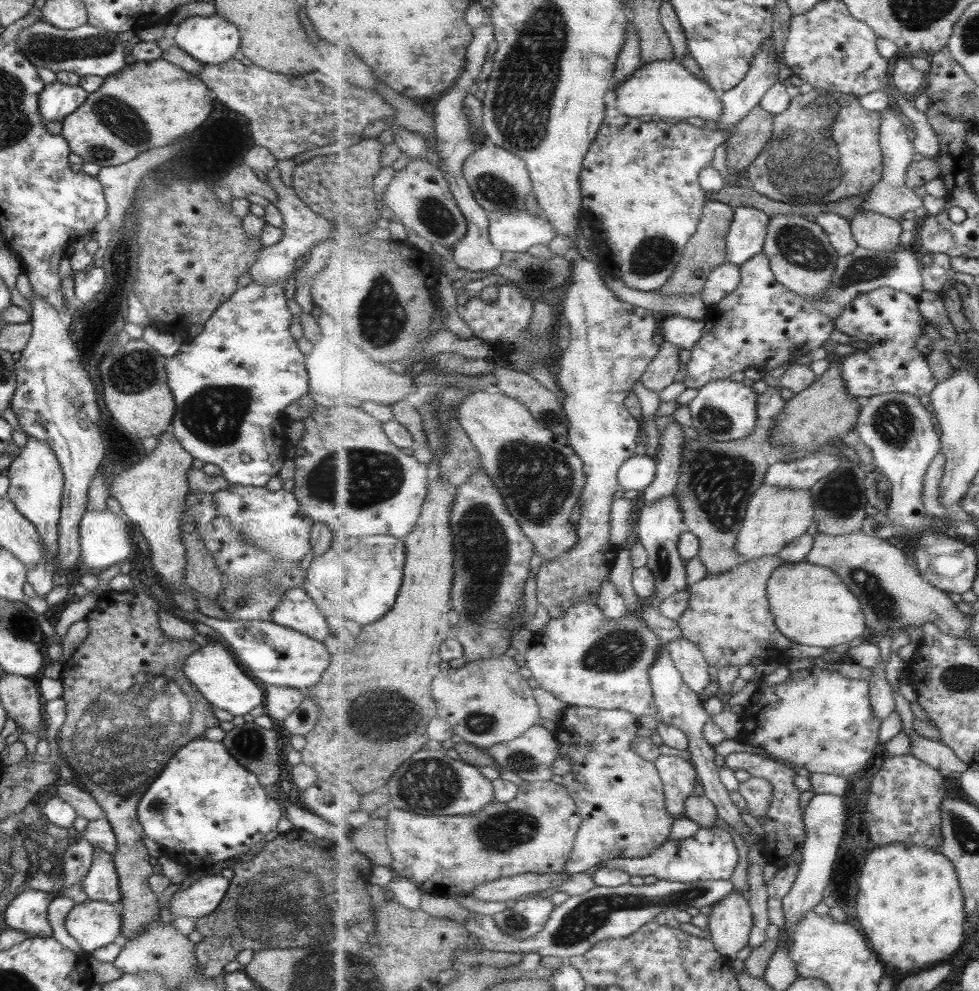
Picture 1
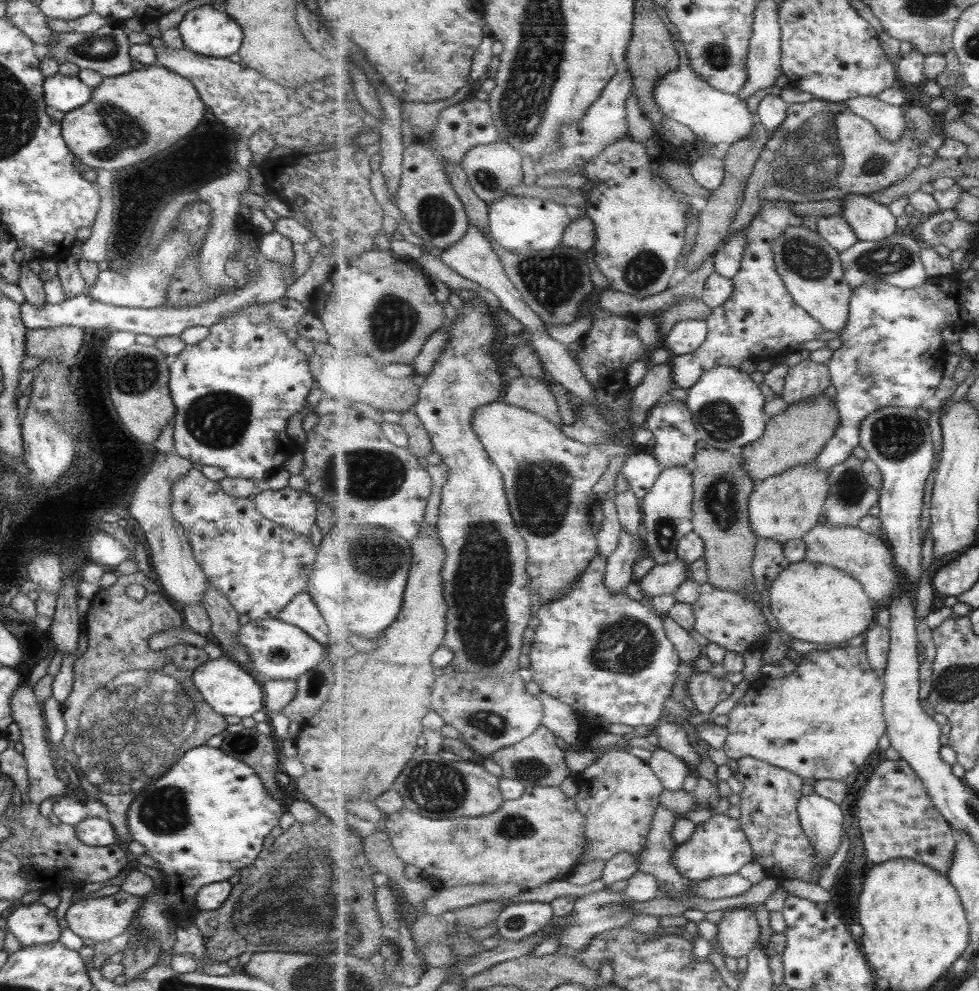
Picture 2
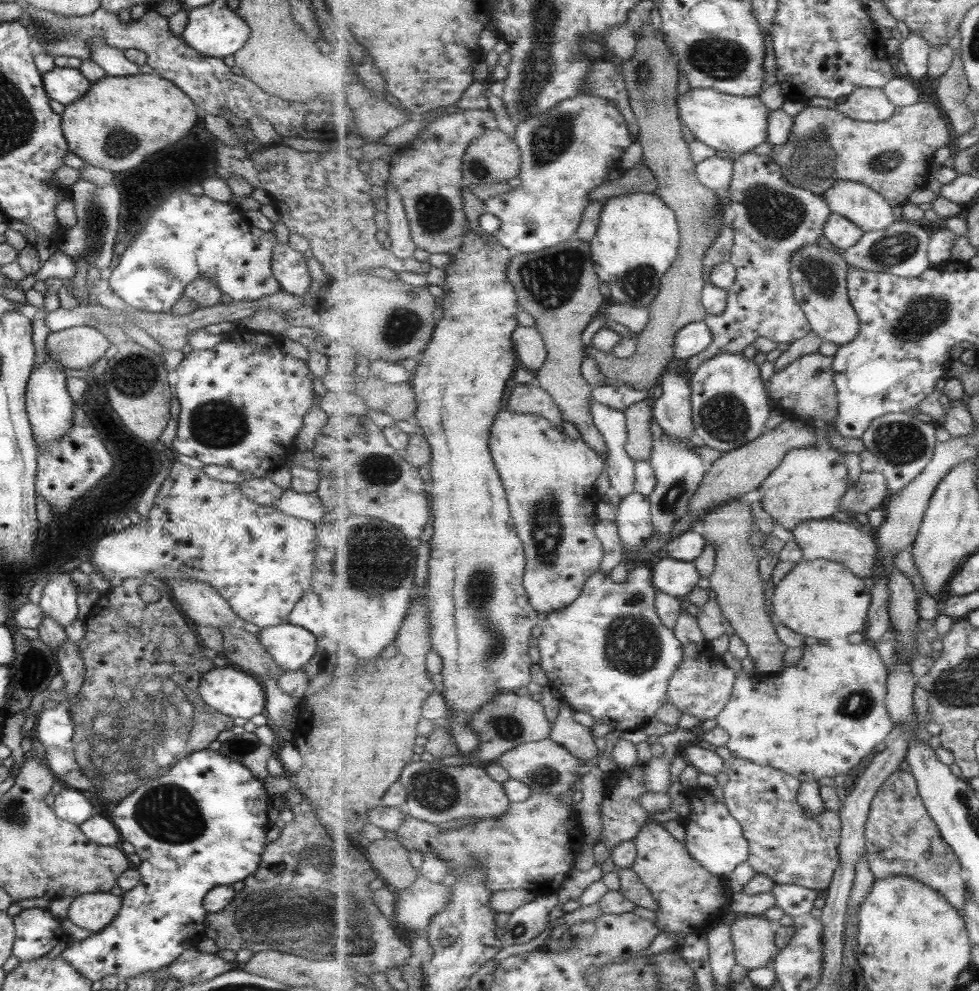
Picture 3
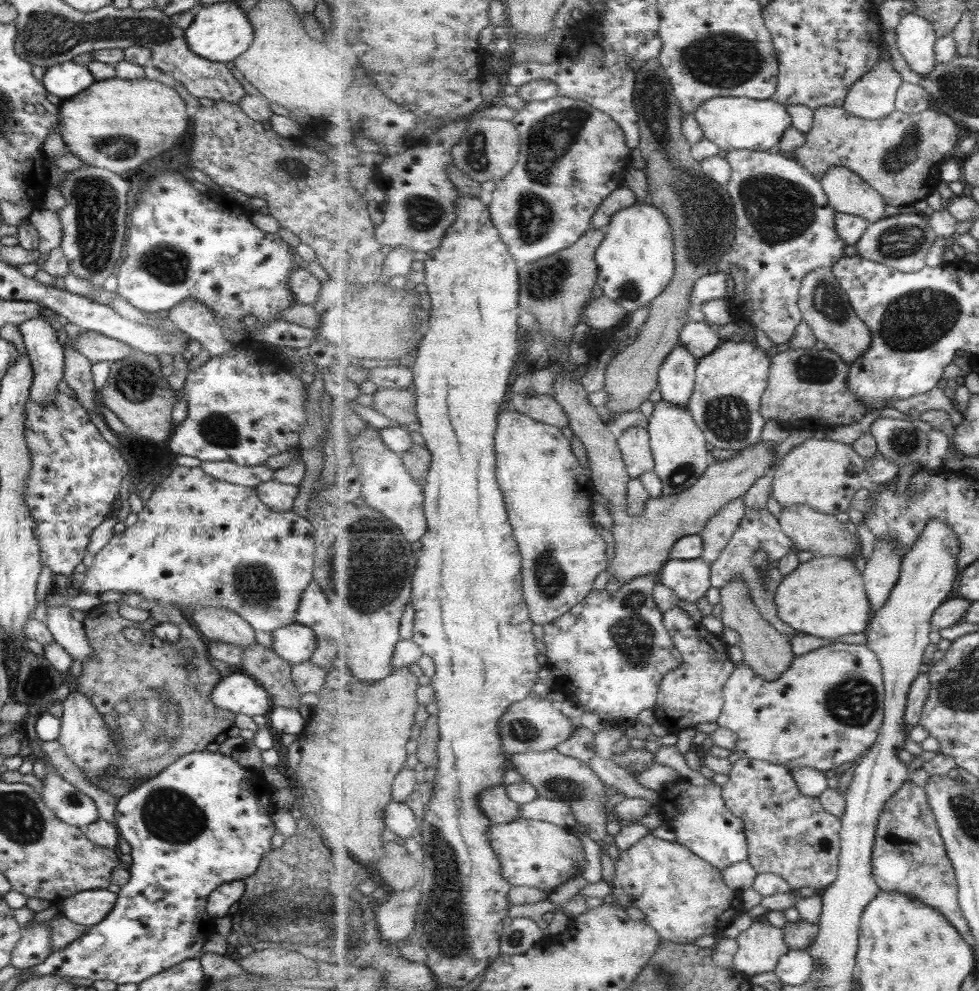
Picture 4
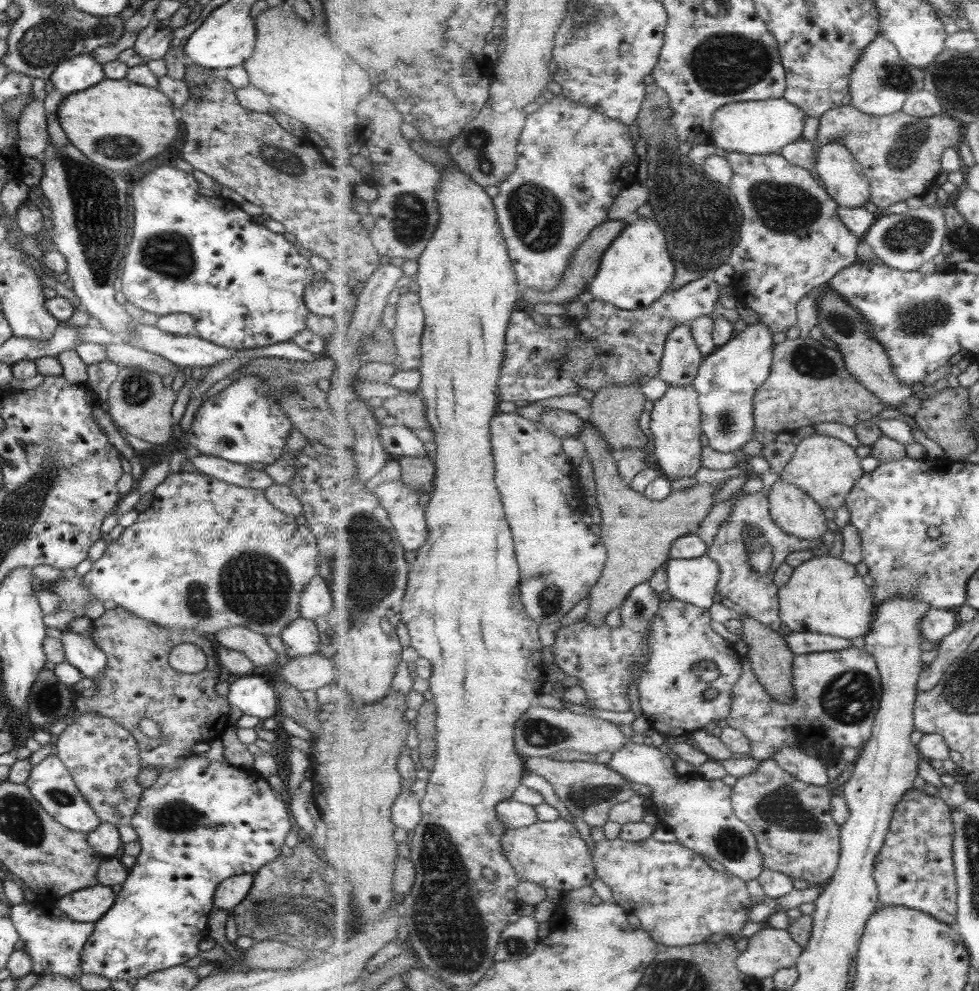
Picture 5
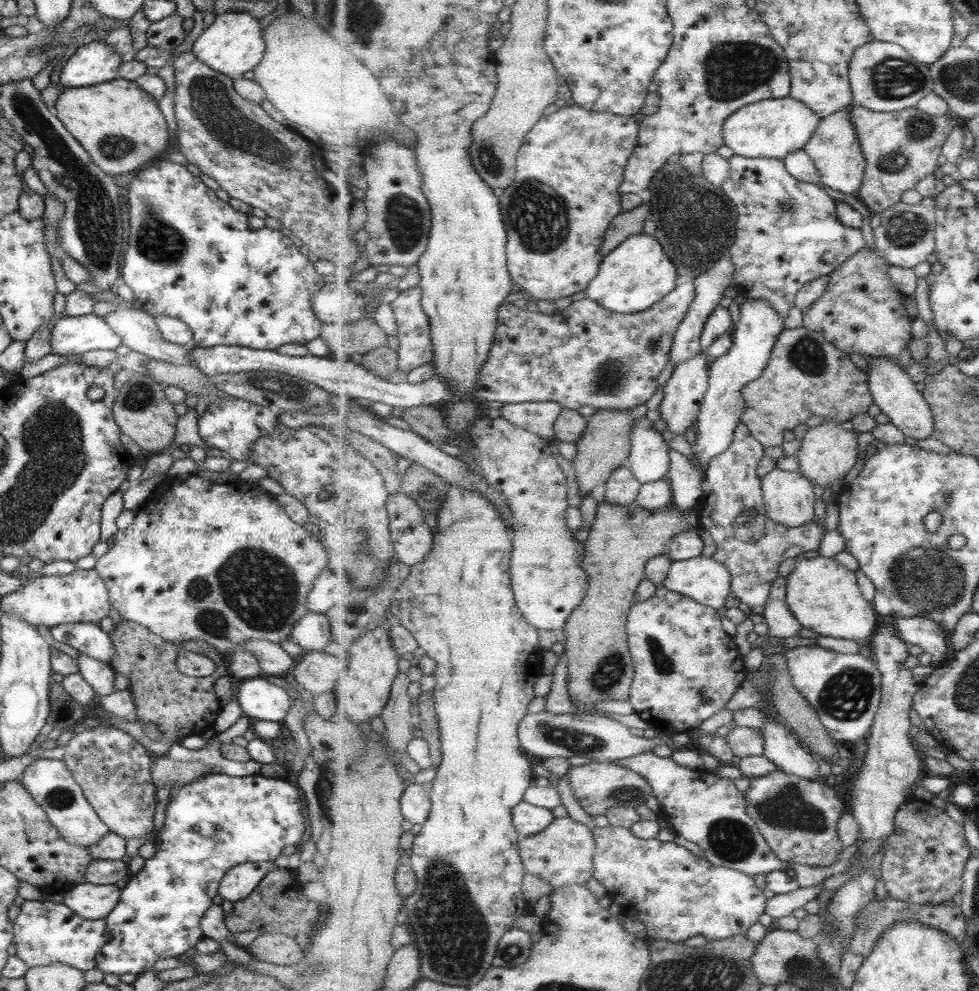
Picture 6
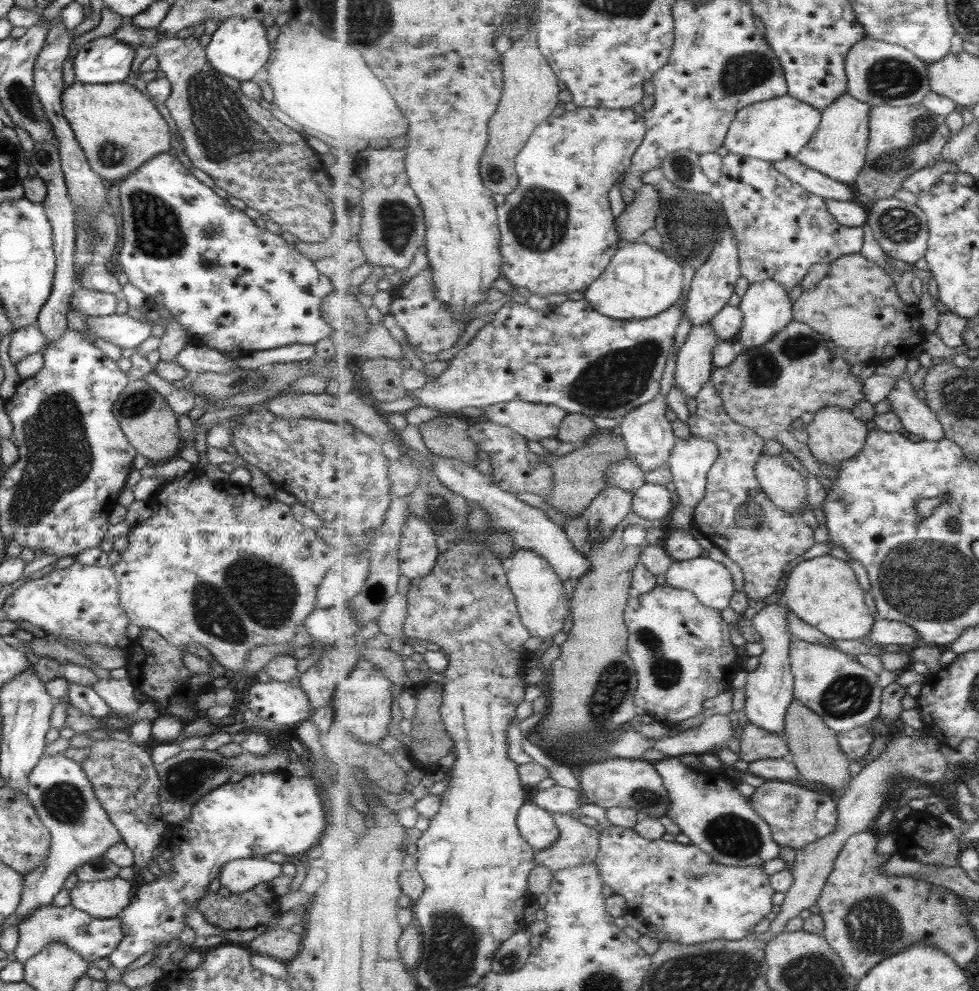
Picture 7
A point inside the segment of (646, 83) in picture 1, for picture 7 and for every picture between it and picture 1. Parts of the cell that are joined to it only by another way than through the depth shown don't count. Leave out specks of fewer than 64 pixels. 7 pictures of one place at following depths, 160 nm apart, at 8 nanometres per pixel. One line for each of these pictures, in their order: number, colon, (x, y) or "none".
2: (717, 117)
3: (735, 124)
4: (733, 123)
5: (752, 127)
6: (776, 128)
7: (779, 129)

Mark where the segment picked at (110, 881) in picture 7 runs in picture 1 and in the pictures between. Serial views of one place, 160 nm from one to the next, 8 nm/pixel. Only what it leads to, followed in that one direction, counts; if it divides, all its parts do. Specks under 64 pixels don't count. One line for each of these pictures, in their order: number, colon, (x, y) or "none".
1: (93, 924)
2: (99, 919)
3: (93, 911)
4: (88, 907)
5: (87, 905)
6: (89, 901)

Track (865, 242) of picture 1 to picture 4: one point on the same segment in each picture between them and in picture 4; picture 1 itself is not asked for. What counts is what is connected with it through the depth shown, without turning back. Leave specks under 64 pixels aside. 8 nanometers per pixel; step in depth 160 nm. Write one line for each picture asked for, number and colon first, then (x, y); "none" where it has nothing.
2: (872, 221)
3: (865, 207)
4: (849, 193)

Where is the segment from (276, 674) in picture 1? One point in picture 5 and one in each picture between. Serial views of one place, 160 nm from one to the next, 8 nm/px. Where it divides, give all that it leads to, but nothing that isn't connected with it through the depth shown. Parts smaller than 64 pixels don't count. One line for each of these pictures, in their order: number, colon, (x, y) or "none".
2: (276, 650)
3: (290, 647)
4: (294, 643)
5: (300, 638)

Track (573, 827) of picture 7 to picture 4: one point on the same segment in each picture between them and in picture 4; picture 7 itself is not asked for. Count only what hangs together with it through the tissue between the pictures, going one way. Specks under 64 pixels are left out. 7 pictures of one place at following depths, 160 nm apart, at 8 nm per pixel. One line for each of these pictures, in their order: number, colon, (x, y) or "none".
4: (540, 854)
5: (552, 854)
6: (563, 854)

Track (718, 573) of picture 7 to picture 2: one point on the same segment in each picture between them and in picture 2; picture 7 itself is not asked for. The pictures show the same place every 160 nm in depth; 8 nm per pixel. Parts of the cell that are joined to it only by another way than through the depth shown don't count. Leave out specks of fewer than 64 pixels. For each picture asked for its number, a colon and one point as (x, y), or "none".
2: (665, 578)
3: (676, 577)
4: (690, 579)
5: (695, 580)
6: (703, 578)

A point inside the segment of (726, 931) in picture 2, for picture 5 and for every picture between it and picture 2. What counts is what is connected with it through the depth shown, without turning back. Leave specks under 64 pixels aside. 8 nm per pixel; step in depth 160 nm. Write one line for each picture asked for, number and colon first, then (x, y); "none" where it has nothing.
3: (754, 937)
4: (761, 945)
5: (770, 949)

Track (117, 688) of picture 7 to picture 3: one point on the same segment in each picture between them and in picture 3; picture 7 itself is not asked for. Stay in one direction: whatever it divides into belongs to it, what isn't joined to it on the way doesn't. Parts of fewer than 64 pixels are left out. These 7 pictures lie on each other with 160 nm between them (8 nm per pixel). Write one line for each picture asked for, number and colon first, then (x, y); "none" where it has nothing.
3: (57, 600)
4: (68, 633)
5: (81, 653)
6: (97, 675)

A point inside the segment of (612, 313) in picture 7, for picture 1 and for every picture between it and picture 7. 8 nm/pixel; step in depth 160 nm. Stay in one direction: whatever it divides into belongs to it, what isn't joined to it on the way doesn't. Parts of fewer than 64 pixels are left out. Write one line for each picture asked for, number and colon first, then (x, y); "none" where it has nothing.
1: (640, 182)
2: (641, 223)
3: (637, 242)
4: (636, 262)
5: (637, 270)
6: (636, 275)

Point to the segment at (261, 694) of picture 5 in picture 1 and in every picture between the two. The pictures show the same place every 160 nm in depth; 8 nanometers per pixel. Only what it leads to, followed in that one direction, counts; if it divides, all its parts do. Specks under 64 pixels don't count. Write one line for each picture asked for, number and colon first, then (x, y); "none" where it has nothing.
1: (213, 670)
2: (228, 688)
3: (227, 690)
4: (238, 693)

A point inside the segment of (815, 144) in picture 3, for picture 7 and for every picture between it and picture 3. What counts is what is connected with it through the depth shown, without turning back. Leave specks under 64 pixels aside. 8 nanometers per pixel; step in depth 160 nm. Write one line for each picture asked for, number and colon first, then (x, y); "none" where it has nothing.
4: (900, 155)
5: (902, 154)
6: (903, 147)
7: (904, 139)

